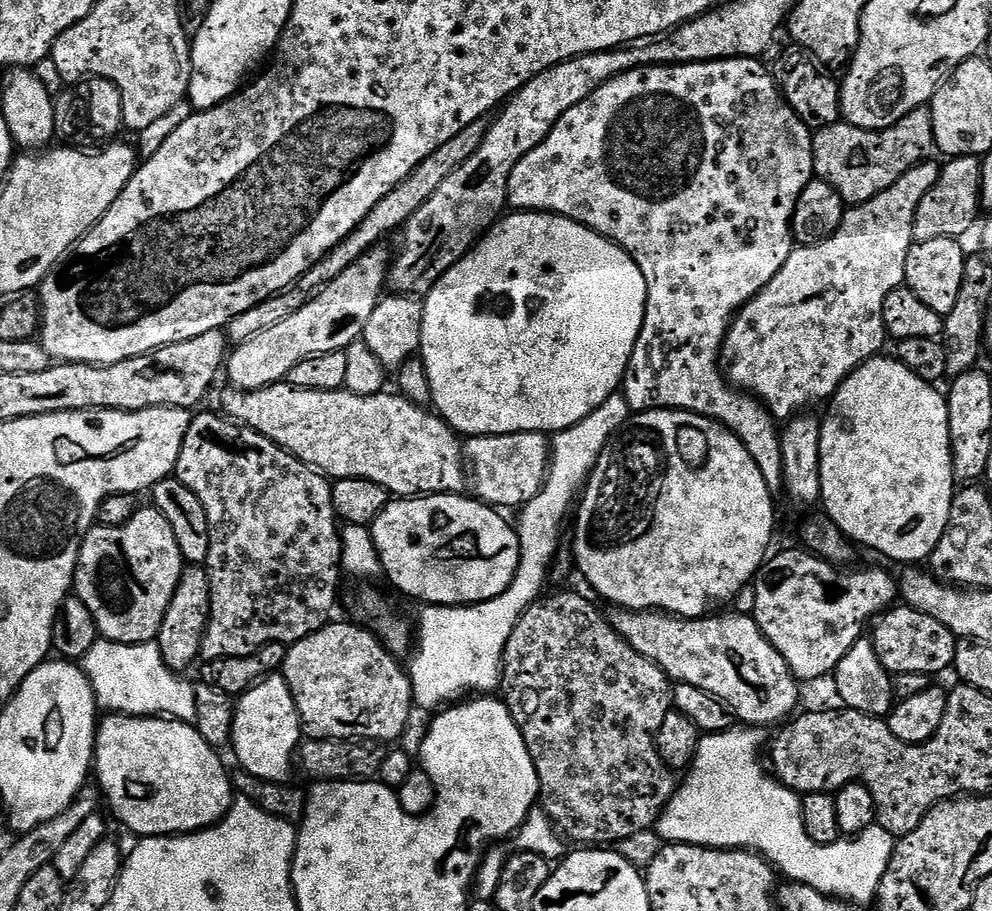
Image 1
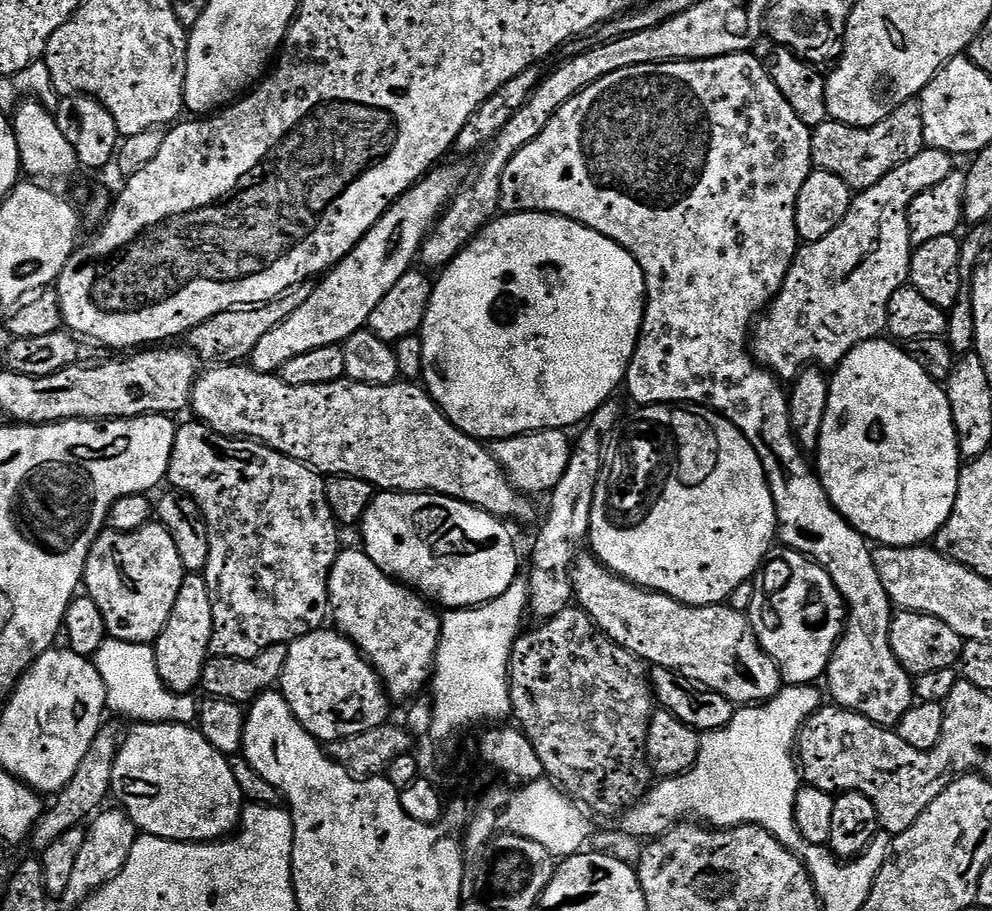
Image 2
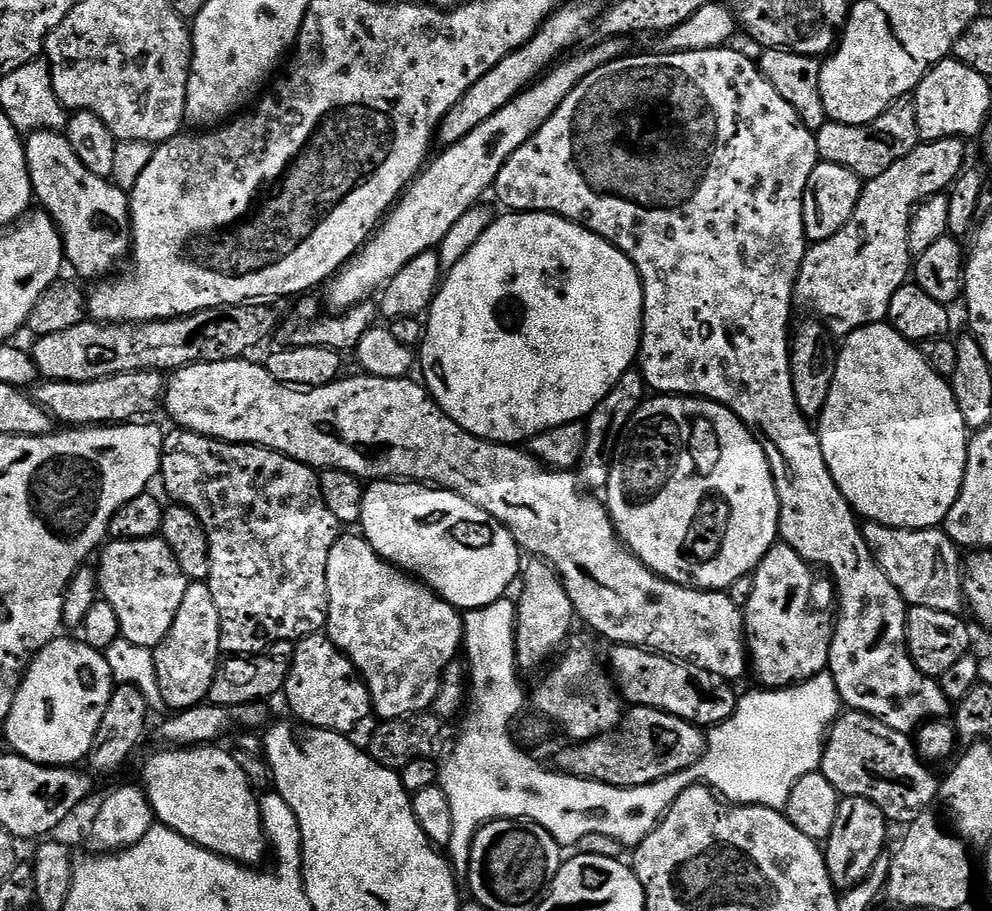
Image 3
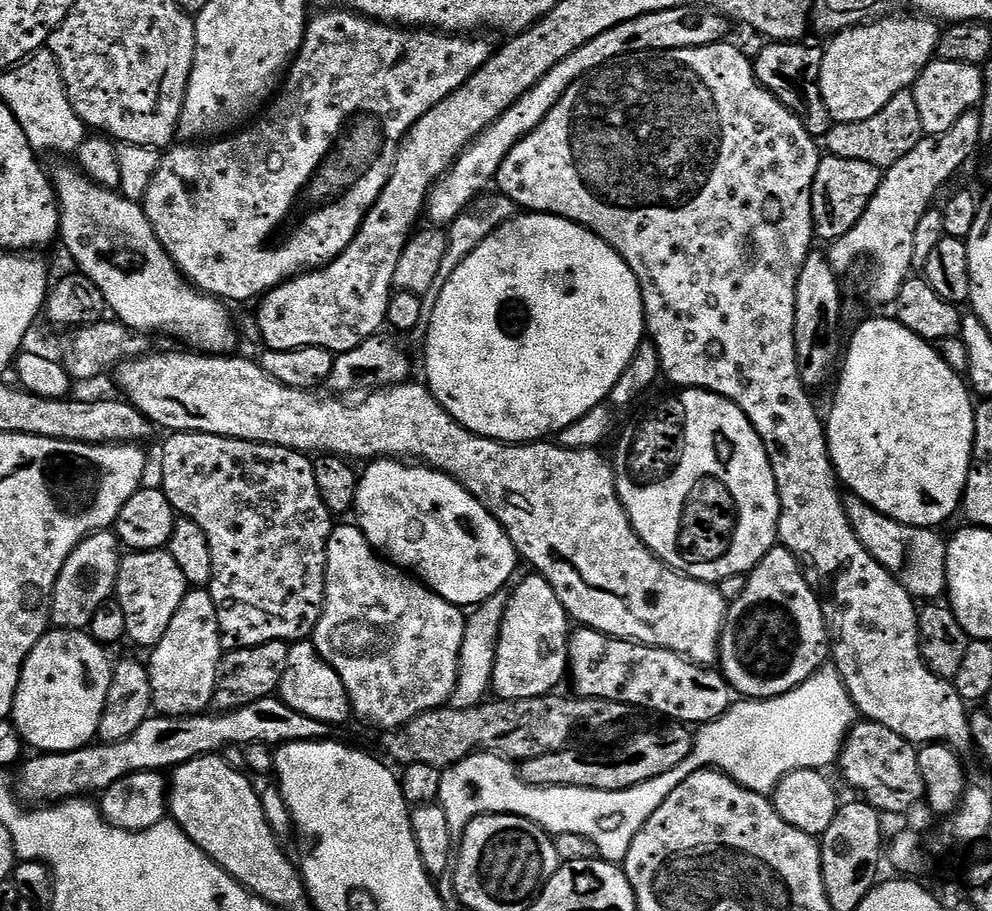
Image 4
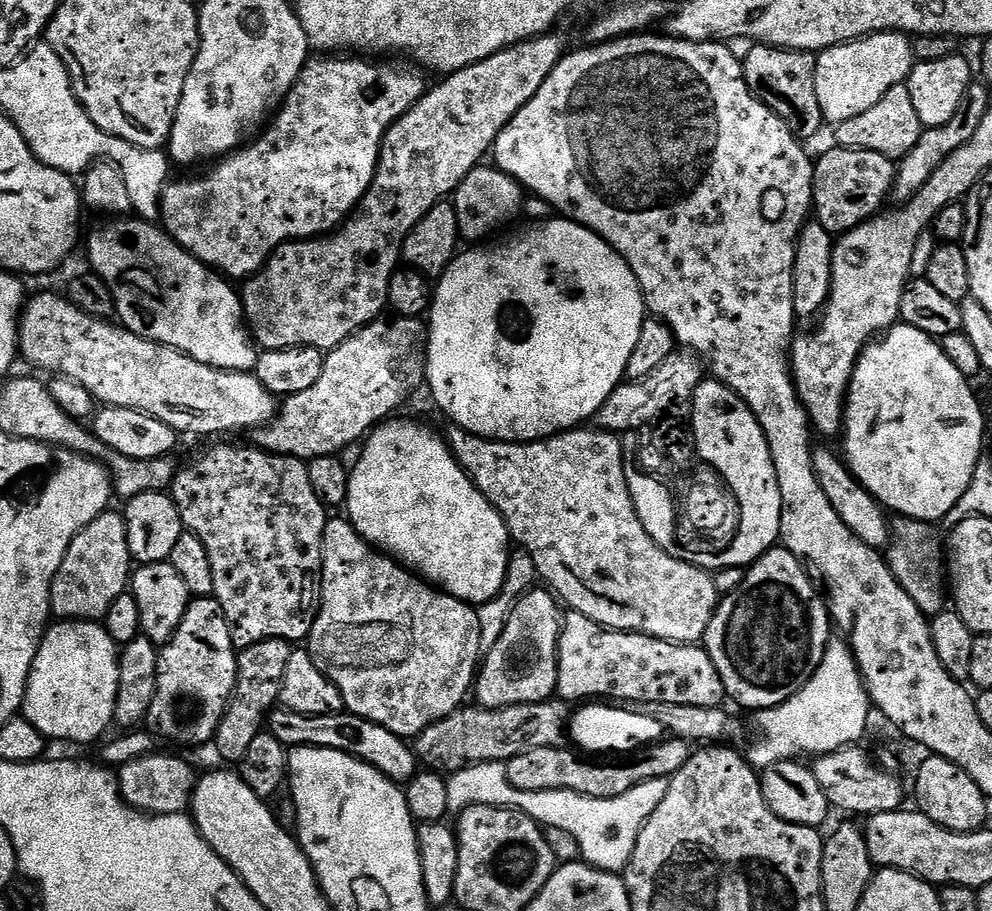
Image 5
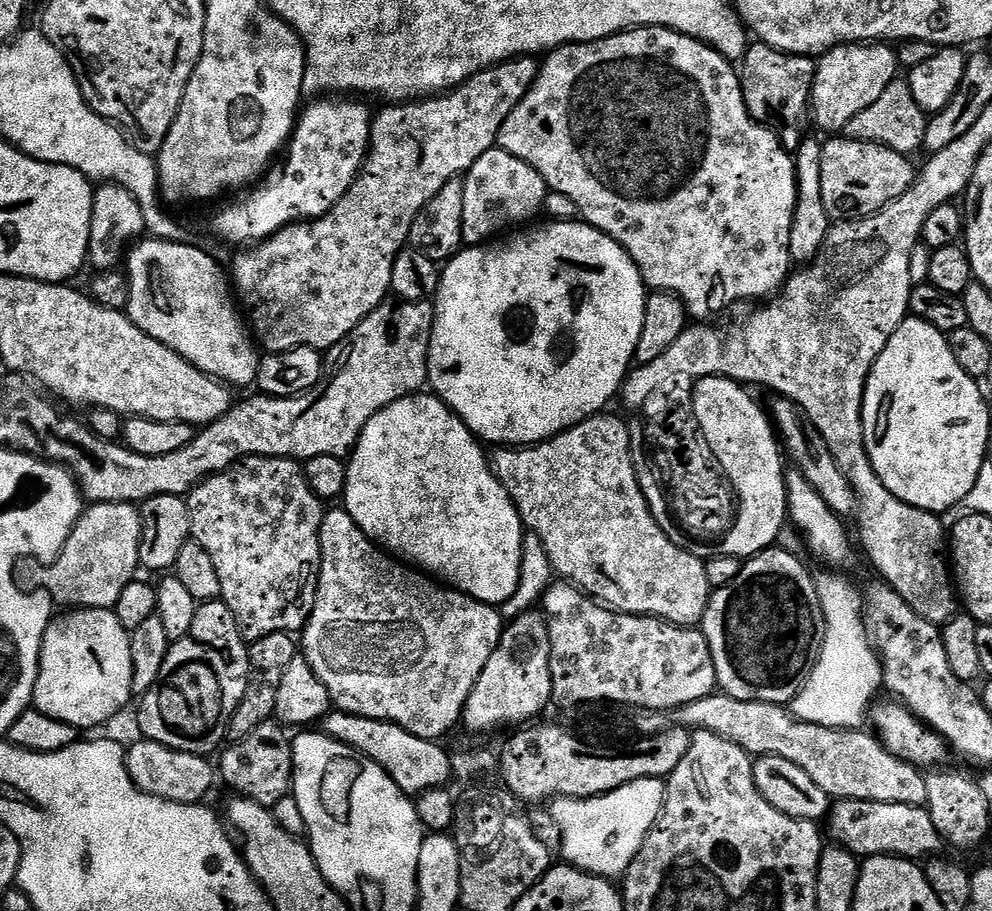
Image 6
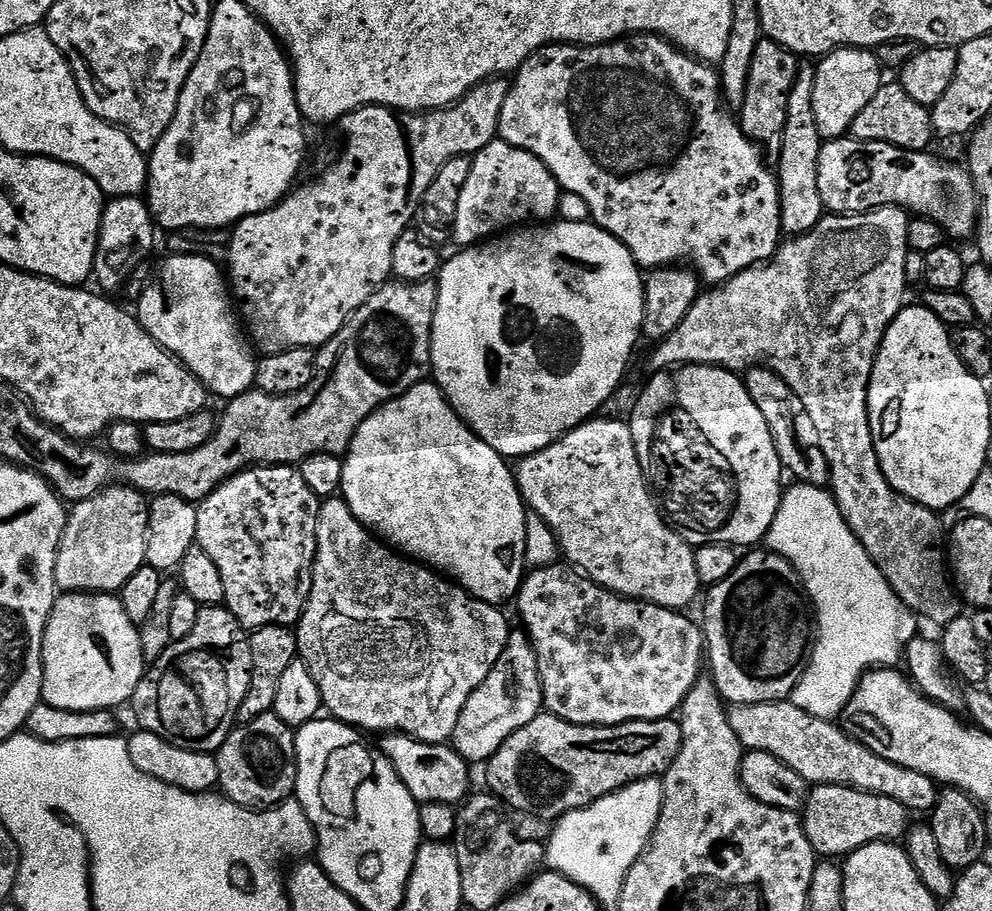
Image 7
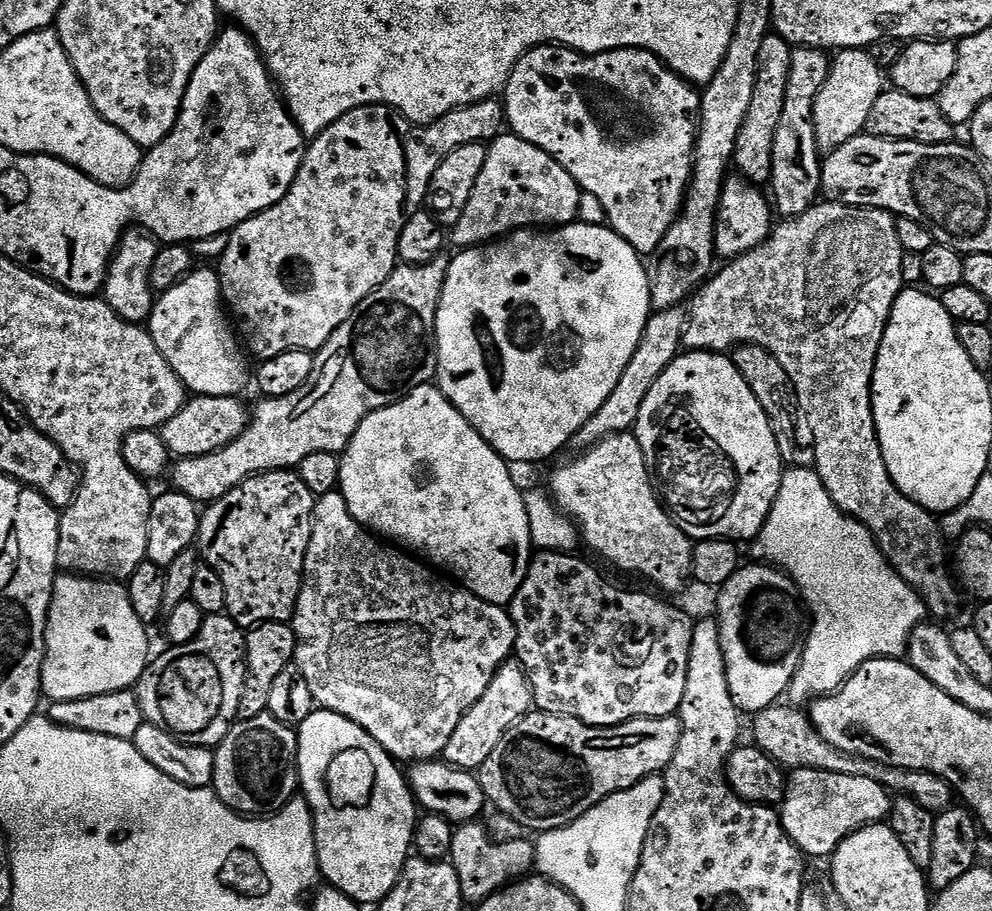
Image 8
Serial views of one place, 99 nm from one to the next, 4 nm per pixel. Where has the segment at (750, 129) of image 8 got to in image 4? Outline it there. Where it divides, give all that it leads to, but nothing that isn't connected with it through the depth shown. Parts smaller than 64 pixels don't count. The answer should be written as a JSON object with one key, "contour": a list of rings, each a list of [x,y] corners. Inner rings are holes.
{"contour":[[[768,42],[754,57],[756,80],[760,87],[774,94],[774,98],[778,98],[784,108],[789,108],[814,138],[825,136],[834,123],[826,110],[826,102],[820,89],[823,57],[824,48],[811,48],[808,42]]]}

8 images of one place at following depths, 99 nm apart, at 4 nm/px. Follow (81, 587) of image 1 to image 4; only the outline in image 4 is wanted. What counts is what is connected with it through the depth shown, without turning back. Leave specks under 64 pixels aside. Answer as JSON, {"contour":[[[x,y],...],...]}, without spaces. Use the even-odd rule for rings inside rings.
{"contour":[[[166,550],[158,552],[128,552],[121,559],[120,573],[116,579],[116,591],[114,598],[122,606],[126,613],[126,630],[128,631],[127,639],[133,640],[140,648],[151,650],[156,647],[158,642],[162,642],[162,634],[166,634],[166,626],[170,626],[170,618],[178,614],[182,606],[182,598],[190,591],[190,586],[178,570],[178,562]]]}

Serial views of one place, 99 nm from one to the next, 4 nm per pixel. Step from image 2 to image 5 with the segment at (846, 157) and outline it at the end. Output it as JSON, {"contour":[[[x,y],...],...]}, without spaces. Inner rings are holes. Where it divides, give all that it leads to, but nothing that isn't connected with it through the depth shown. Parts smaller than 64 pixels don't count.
{"contour":[[[902,83],[886,90],[886,94],[882,98],[882,102],[878,102],[878,106],[870,106],[870,110],[835,125],[835,143],[842,148],[870,150],[876,154],[890,157],[893,162],[899,162],[906,154],[910,154],[910,150],[914,150],[924,129],[924,124],[914,110],[914,102],[910,99],[907,83]]]}

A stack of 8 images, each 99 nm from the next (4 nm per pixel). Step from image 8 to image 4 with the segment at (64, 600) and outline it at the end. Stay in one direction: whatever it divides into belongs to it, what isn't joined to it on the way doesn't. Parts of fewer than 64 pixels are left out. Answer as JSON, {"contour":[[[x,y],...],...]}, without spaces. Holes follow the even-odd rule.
{"contour":[[[52,628],[30,650],[22,666],[11,721],[29,749],[40,754],[73,752],[97,739],[114,671],[105,645],[87,631]]]}

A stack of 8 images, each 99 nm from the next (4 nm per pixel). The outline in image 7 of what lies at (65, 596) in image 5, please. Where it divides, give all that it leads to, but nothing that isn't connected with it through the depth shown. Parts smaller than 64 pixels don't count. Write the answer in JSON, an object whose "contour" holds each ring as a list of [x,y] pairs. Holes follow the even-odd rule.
{"contour":[[[109,486],[103,492],[86,498],[80,504],[71,505],[66,516],[60,548],[56,552],[54,578],[57,589],[65,592],[119,593],[130,577],[146,564],[146,534],[148,533],[148,505],[144,493],[127,486]]]}

